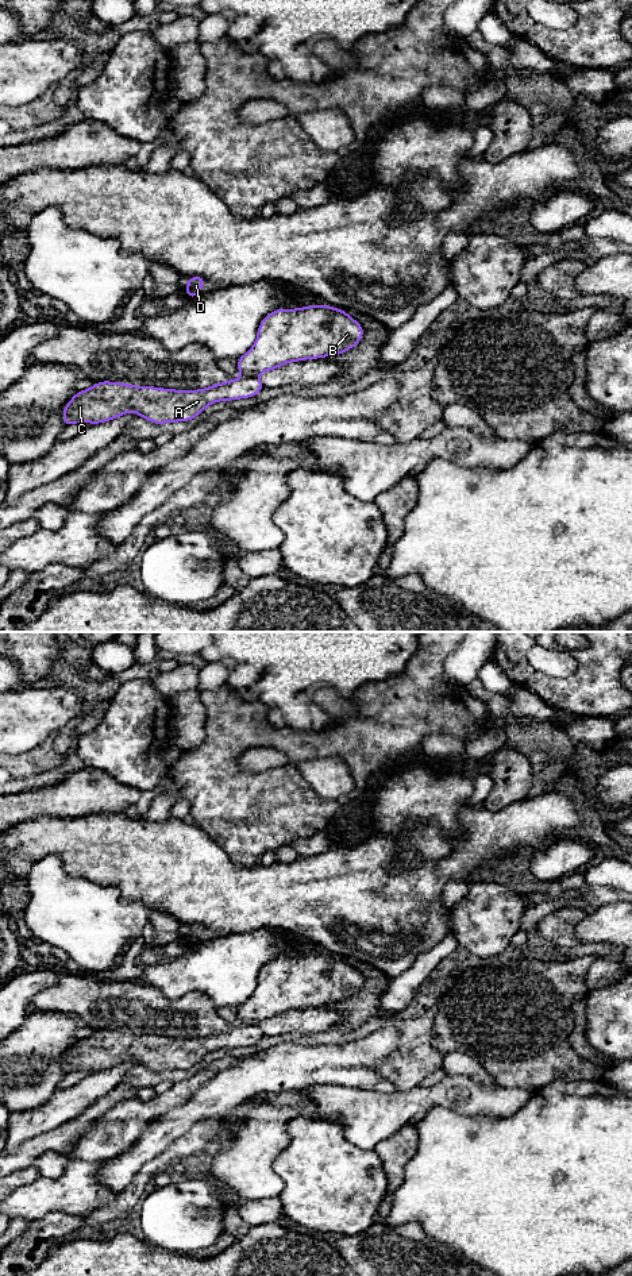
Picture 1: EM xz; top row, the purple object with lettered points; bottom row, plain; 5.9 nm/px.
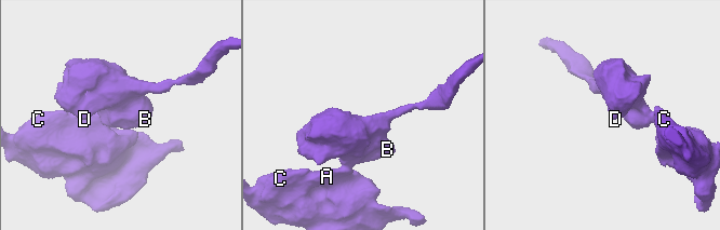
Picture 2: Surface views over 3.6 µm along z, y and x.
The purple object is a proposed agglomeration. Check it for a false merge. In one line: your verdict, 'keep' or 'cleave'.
cleave

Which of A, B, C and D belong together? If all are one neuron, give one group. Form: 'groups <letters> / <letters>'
groups A C / B D

